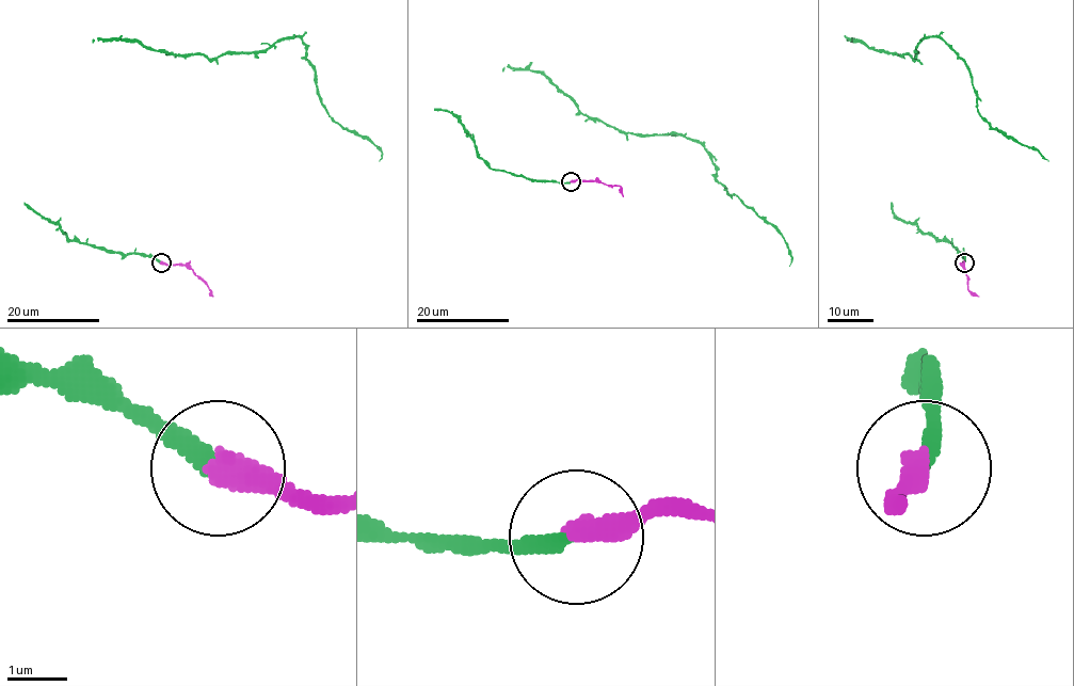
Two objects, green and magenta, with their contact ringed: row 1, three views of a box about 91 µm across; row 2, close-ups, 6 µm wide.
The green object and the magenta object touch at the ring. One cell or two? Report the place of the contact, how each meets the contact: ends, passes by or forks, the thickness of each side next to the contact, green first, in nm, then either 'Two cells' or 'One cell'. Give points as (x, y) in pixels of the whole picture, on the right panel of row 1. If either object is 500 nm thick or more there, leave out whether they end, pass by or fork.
Place: (964, 262). At the ring green ends. At the ring magenta ends. Thickness 300 nm (green) against 440 nm. One cell

